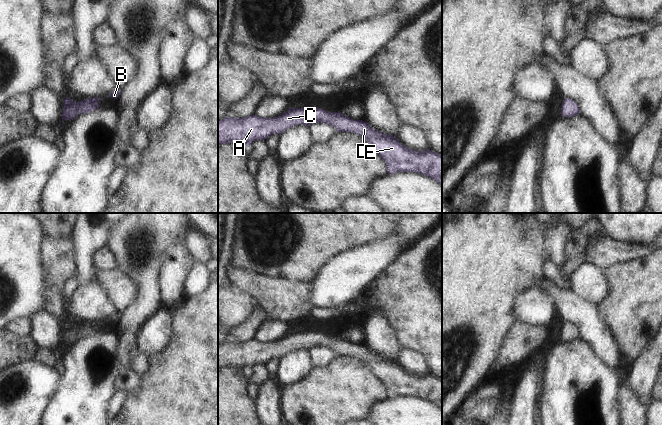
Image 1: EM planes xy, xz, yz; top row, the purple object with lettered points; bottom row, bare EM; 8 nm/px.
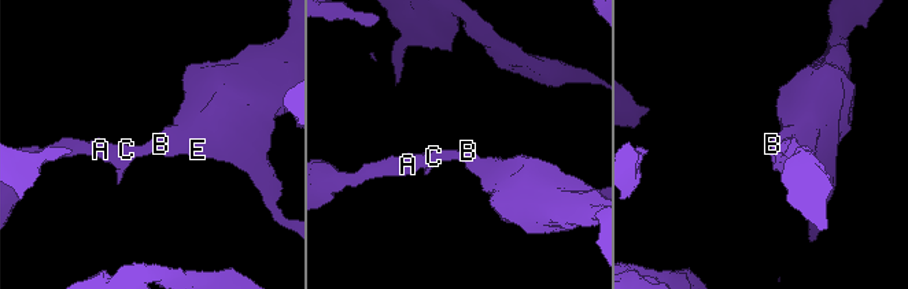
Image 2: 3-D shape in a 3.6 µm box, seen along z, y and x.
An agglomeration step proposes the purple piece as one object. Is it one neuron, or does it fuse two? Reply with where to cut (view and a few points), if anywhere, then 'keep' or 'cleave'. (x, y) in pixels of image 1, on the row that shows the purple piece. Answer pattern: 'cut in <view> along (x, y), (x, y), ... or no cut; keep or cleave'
no cut; keep

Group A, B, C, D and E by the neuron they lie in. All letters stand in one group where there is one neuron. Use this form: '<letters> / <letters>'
A B C D E

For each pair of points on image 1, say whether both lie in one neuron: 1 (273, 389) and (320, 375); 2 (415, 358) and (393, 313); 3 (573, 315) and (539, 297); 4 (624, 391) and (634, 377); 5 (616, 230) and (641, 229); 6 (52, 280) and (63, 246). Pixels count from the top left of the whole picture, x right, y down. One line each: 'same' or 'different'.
1: different
2: different
3: different
4: different
5: same
6: same

